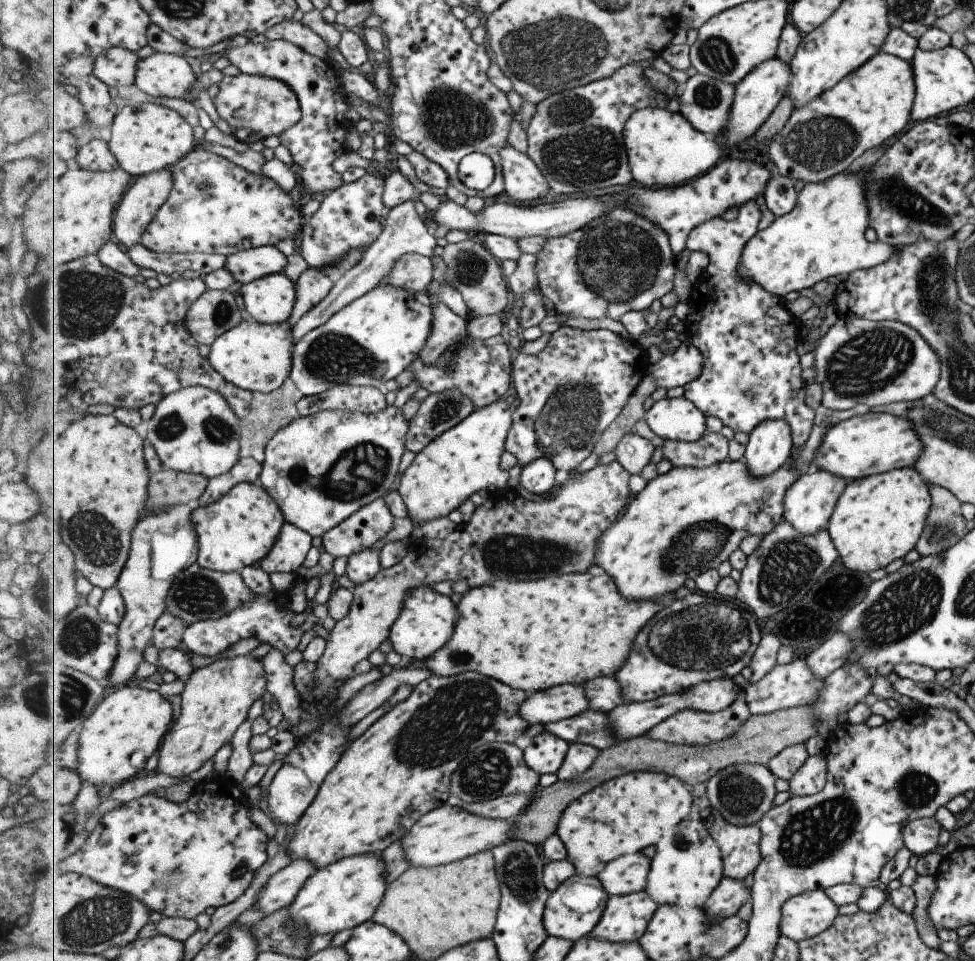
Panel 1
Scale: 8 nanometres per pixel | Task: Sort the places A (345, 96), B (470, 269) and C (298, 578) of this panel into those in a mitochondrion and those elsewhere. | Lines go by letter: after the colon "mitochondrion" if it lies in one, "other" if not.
A: other
B: mitochondrion
C: other

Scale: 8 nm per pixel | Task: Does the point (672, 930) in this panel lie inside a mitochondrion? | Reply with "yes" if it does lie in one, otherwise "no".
no

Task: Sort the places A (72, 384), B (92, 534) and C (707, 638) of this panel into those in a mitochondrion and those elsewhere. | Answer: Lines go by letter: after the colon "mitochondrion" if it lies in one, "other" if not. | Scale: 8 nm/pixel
A: other
B: mitochondrion
C: mitochondrion

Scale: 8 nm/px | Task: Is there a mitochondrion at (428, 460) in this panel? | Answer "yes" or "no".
no

